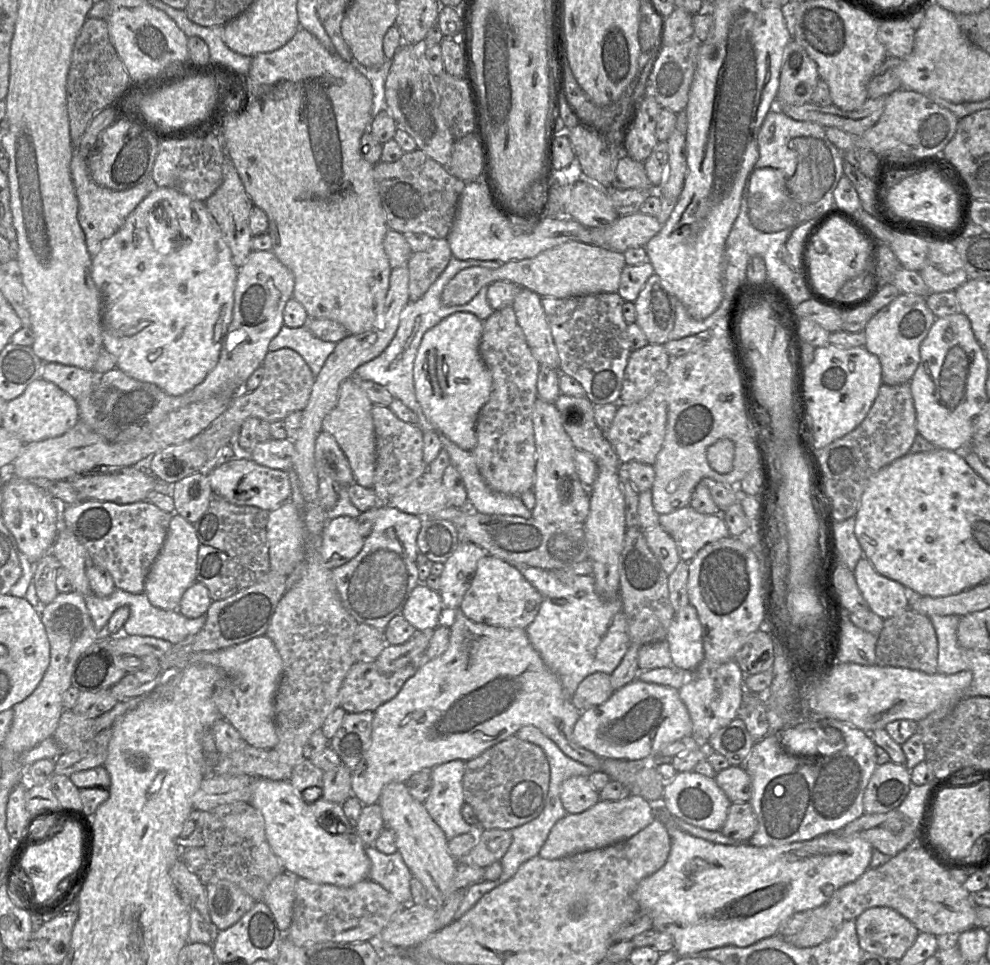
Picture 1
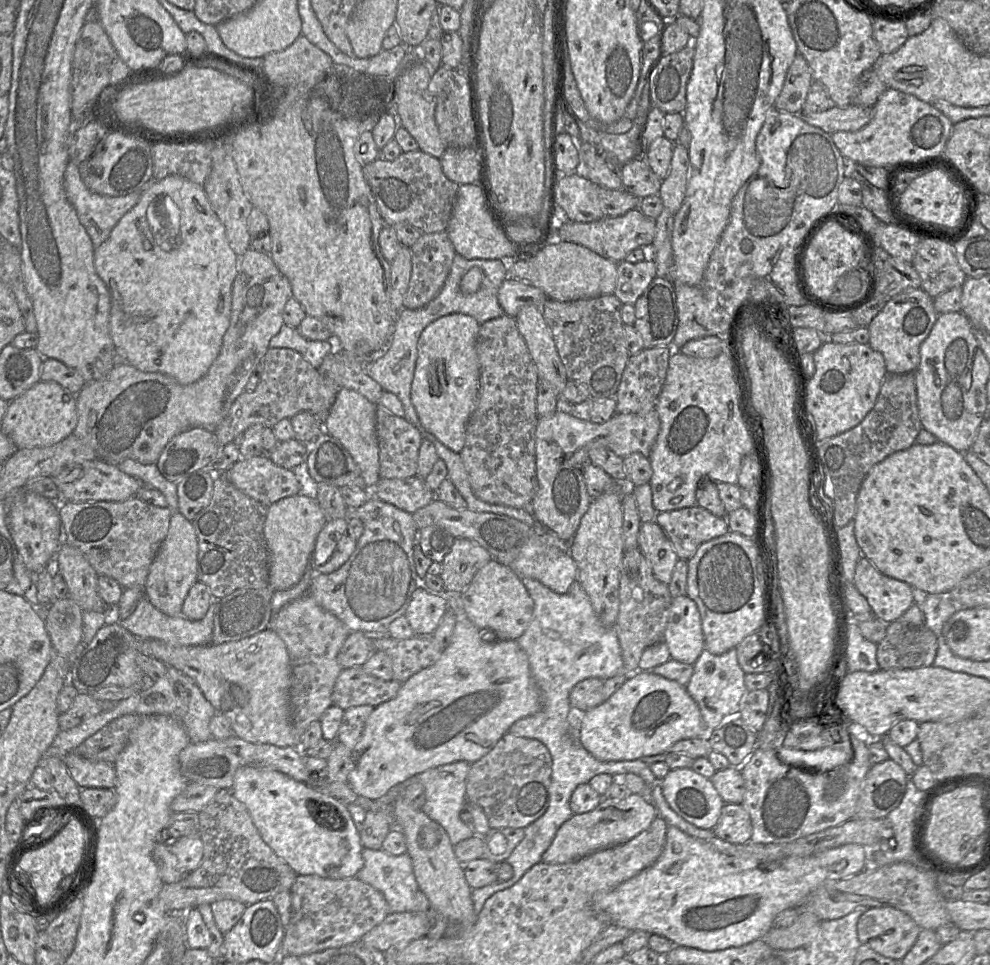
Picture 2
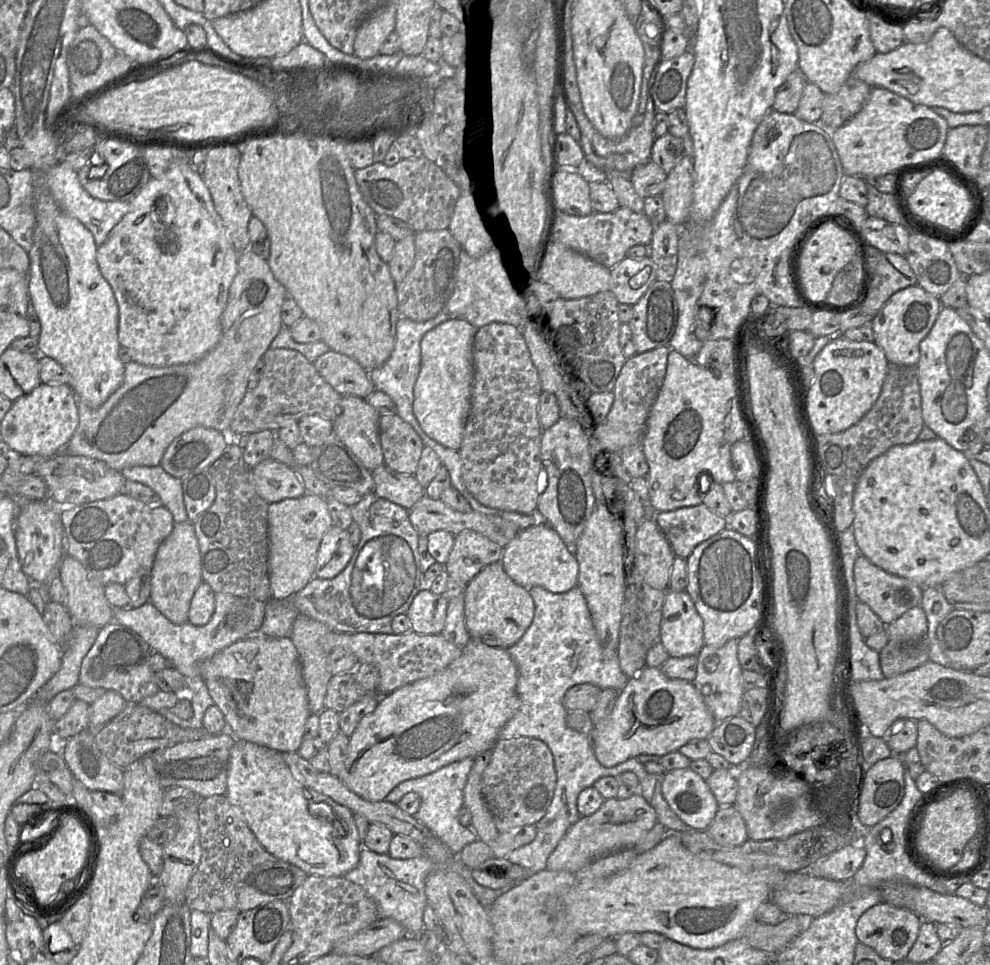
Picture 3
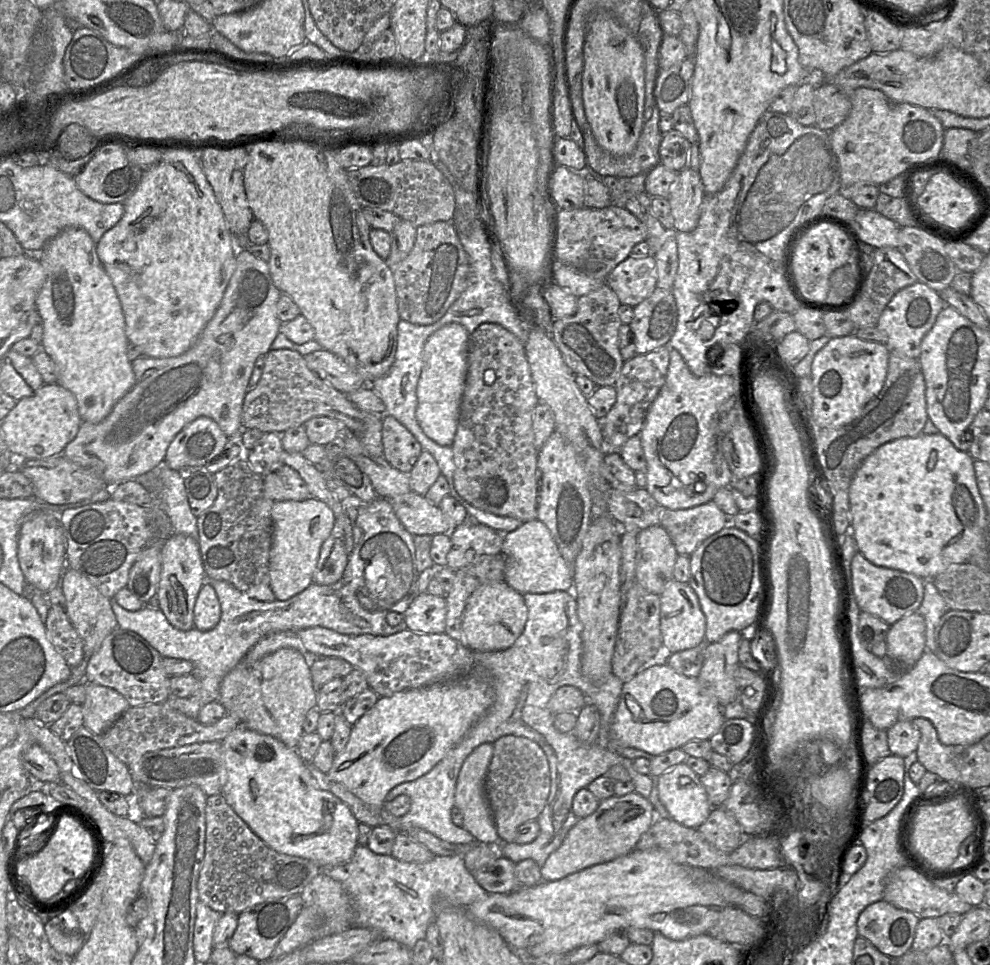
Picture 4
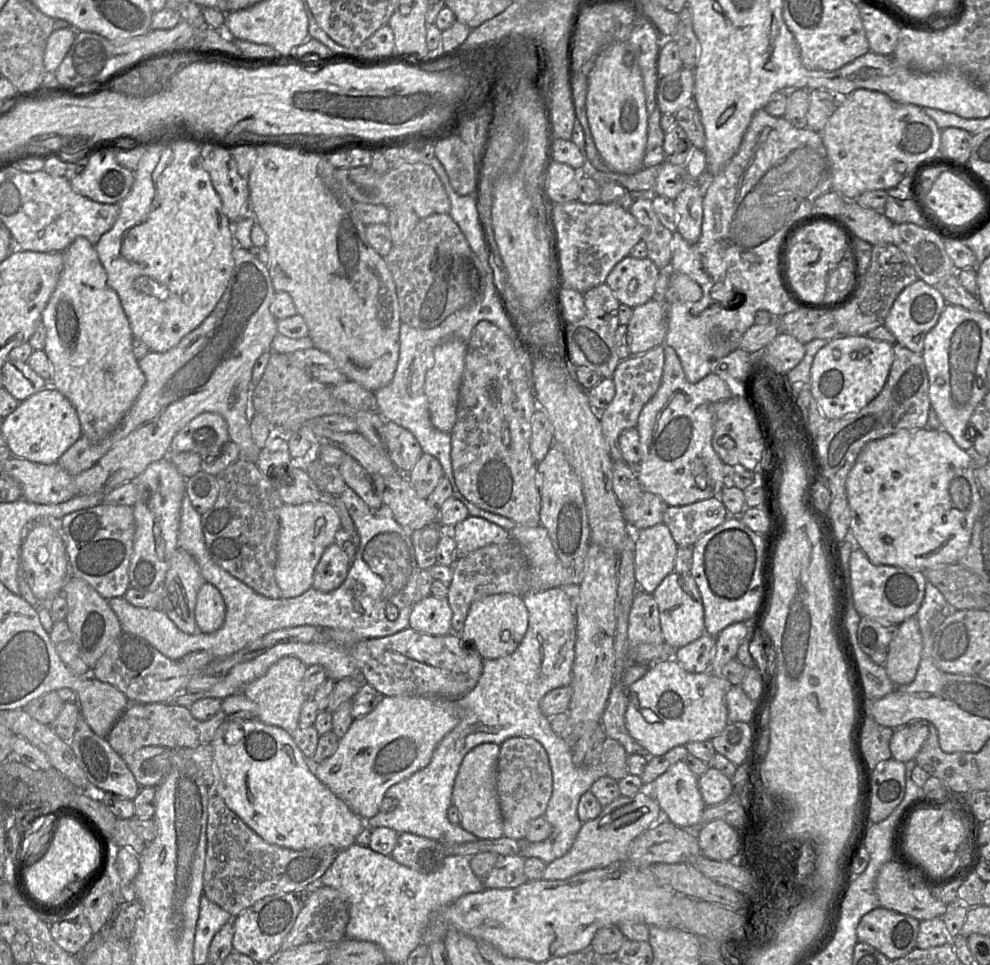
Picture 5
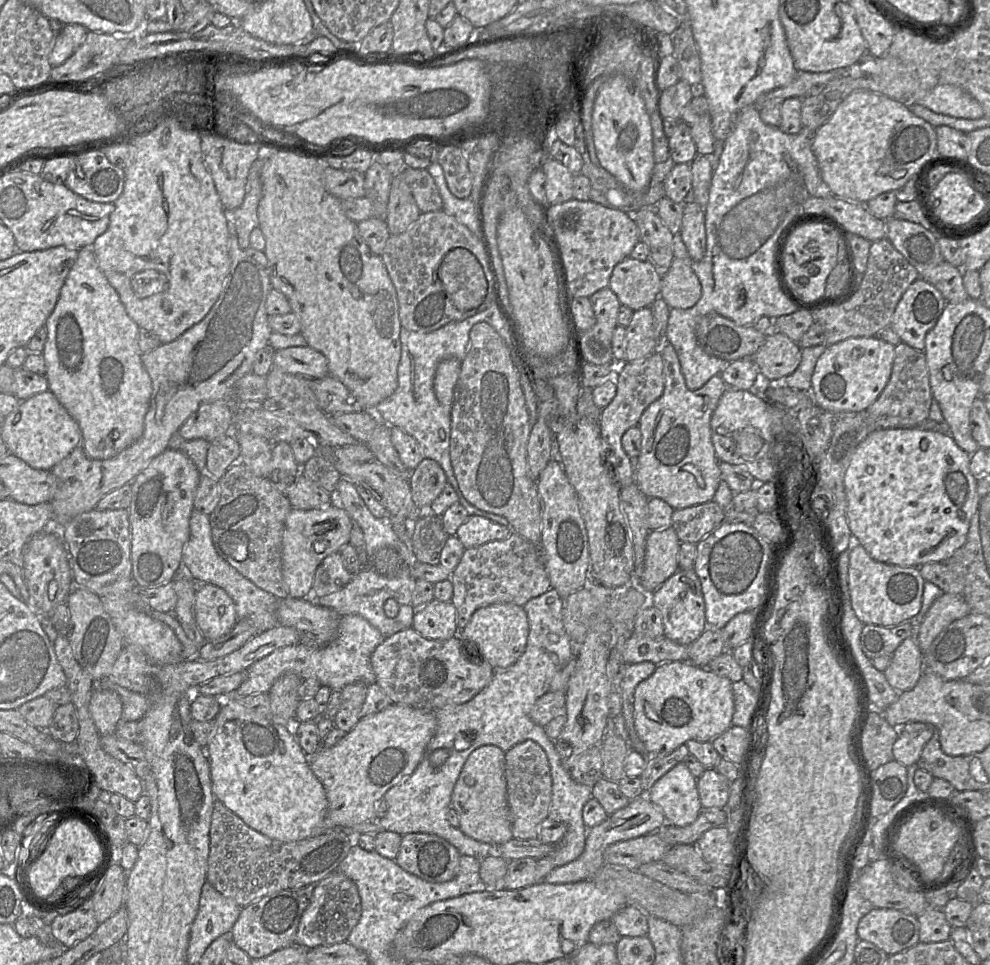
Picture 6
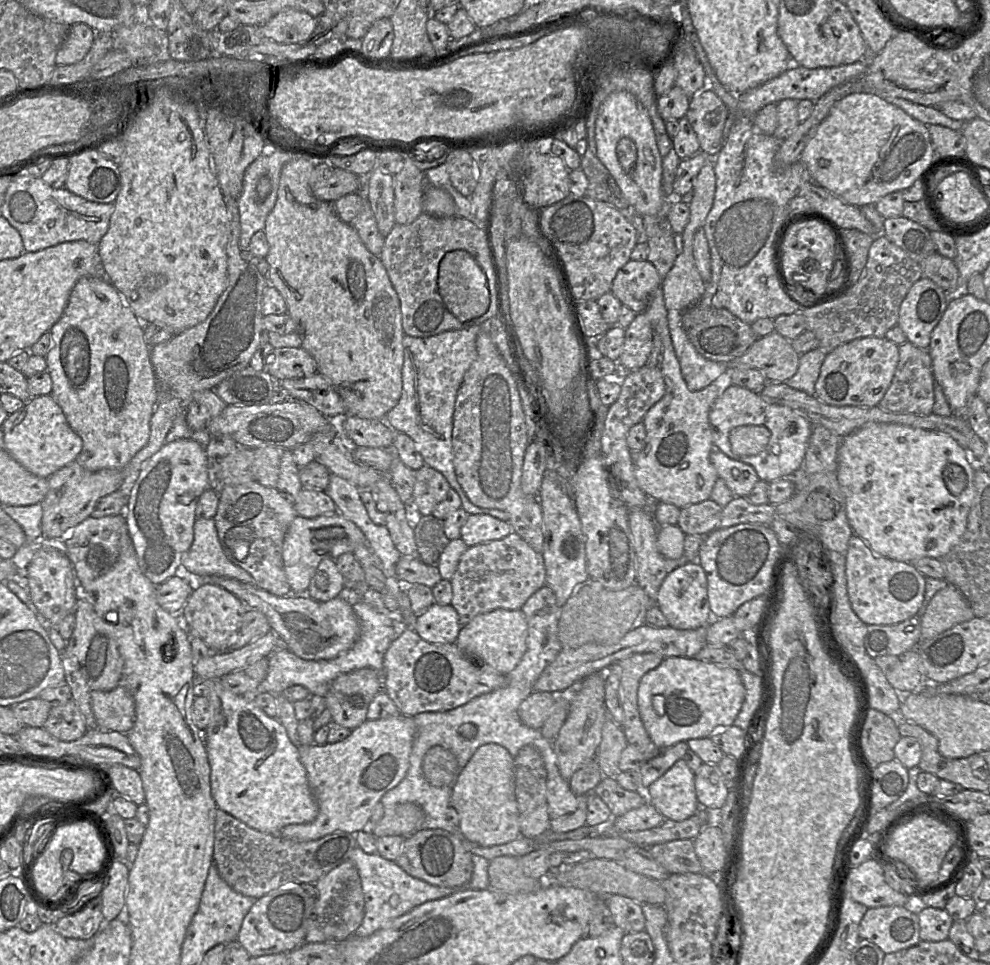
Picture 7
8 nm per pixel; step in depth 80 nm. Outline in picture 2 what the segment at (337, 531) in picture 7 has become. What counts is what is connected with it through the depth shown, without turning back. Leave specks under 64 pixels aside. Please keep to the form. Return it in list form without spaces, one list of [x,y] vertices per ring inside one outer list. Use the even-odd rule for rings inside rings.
[[[303,494],[286,497],[268,507],[264,536],[268,551],[269,586],[281,591],[295,586],[310,565],[317,537],[328,521],[314,498]]]

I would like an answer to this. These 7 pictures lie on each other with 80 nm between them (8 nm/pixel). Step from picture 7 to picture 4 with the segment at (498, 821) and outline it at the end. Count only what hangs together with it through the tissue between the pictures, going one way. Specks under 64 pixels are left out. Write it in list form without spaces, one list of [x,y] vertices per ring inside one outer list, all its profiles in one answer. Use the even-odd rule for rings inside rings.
[[[483,743],[477,746],[465,759],[456,782],[455,806],[463,813],[462,827],[469,831],[477,842],[497,847],[498,844],[501,844],[501,841],[484,788],[484,781],[492,755],[493,743]]]

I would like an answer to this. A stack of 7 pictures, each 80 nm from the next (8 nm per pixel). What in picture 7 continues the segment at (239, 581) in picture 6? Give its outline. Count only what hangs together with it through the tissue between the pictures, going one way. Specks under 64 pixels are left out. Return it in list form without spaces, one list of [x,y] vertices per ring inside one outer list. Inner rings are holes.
[[[196,519],[193,531],[193,542],[182,557],[182,572],[192,579],[215,575],[255,584],[247,571],[233,564],[225,555],[214,519]]]

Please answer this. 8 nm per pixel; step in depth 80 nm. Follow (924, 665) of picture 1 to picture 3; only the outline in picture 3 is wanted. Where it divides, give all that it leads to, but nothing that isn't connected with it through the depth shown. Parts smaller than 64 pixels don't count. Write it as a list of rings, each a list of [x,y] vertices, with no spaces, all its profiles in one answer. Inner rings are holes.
[[[889,639],[879,652],[880,667],[885,678],[892,678],[913,670],[929,661],[925,640],[917,643],[900,643]]]

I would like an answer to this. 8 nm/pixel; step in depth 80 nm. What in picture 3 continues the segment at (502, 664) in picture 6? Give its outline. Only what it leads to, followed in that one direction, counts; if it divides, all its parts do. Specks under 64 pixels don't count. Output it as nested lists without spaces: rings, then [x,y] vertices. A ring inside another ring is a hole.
[[[500,562],[485,566],[465,587],[464,621],[471,638],[490,646],[509,648],[530,626],[534,616],[534,602],[528,590],[516,584],[504,571]]]

